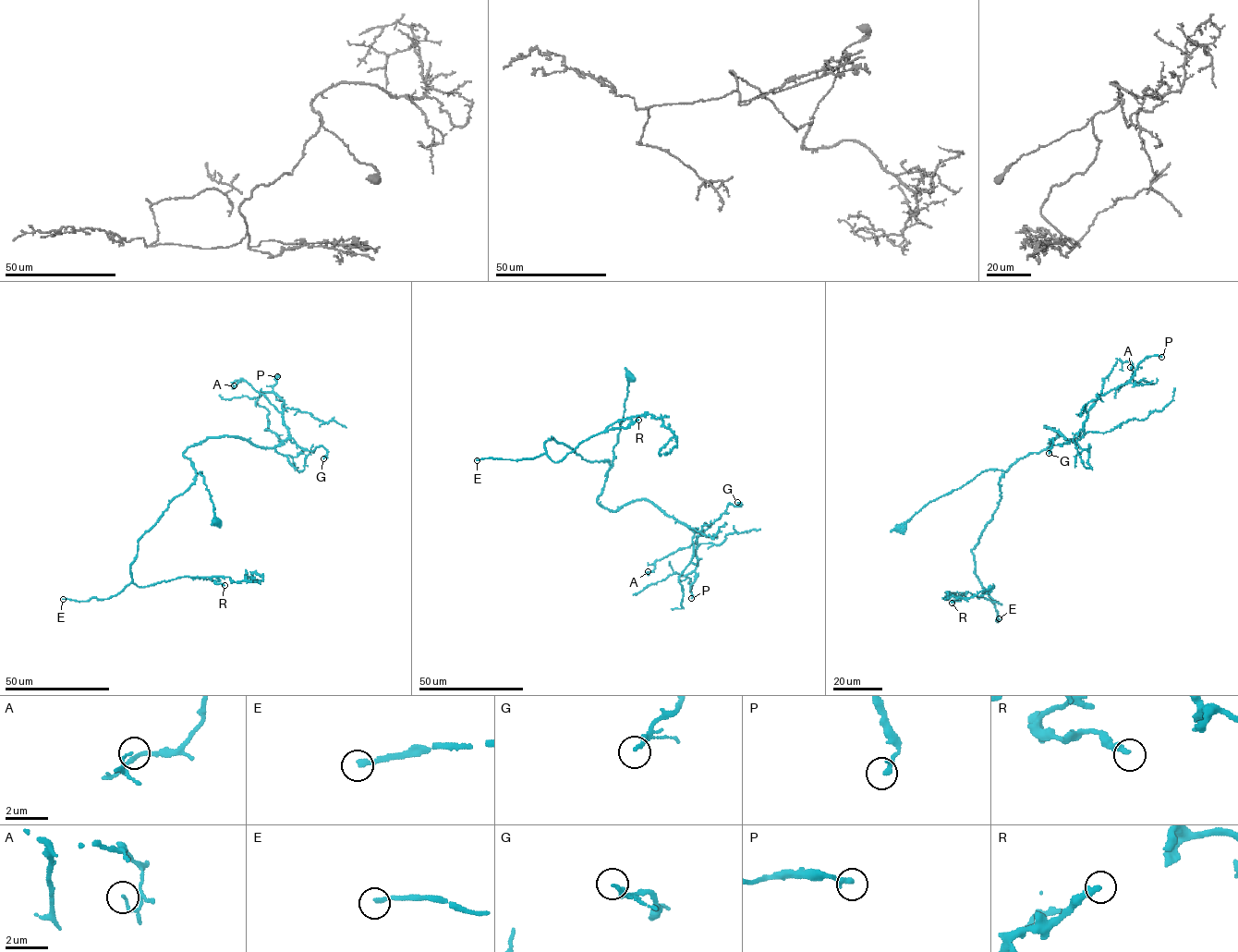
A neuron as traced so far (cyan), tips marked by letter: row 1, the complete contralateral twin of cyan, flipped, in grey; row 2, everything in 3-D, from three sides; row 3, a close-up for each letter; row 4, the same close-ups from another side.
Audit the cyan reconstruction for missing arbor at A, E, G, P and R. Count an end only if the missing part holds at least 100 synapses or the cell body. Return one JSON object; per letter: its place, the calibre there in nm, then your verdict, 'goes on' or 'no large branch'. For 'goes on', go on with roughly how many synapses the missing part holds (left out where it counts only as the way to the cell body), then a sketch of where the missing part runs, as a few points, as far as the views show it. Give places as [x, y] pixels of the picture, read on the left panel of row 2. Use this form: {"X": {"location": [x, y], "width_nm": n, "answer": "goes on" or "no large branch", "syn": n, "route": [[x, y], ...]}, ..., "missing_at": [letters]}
{"A": {"location": [234, 385], "width_nm": 90, "answer": "no large branch"}, "E": {"location": [63, 599], "width_nm": 190, "answer": "goes on", "syn": 550}, "G": {"location": [323, 458], "width_nm": 240, "answer": "no large branch"}, "P": {"location": [277, 376], "width_nm": 240, "answer": "no large branch"}, "R": {"location": [224, 585], "width_nm": 300, "answer": "no large branch"}, "missing_at": ["E"]}

